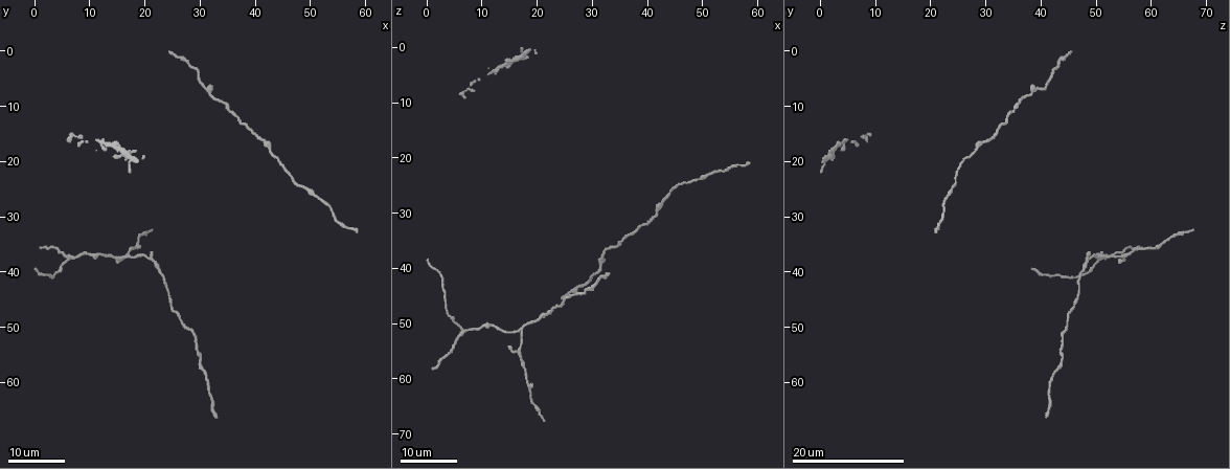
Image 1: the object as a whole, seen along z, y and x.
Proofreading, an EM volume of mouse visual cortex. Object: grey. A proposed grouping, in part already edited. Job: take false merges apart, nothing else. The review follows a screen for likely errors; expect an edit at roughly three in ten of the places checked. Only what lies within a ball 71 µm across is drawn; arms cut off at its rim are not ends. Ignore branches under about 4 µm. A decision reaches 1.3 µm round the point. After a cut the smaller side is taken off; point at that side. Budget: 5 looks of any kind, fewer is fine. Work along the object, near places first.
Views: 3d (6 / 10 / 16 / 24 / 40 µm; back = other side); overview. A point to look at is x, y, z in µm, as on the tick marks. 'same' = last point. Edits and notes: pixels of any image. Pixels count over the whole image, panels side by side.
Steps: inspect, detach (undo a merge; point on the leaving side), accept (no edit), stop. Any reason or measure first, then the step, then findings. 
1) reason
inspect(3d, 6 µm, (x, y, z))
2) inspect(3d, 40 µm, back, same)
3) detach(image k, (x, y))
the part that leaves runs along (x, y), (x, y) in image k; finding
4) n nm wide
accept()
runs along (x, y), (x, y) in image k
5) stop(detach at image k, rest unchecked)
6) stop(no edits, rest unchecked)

a fork
inspect(3d, 24 µm, (17.5, 37.0, 51.0))

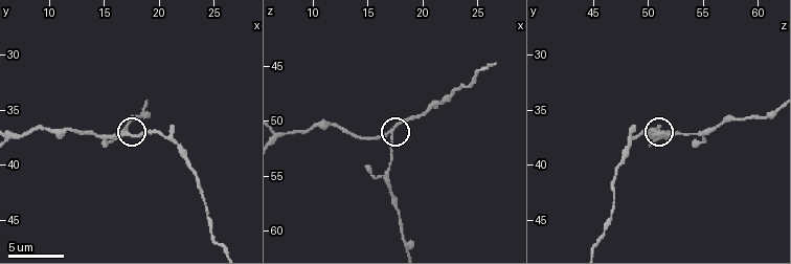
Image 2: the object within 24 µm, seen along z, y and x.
closer look
inspect(3d, 6 µm, (17.0, 37.0, 51.0))

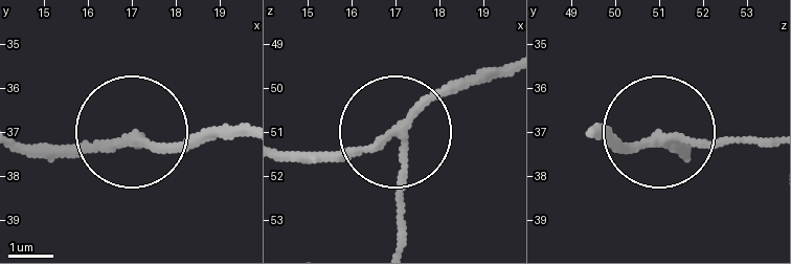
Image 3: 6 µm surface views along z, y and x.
side arm 19 µm; 3 arms
accept()
continuous, no second neuron

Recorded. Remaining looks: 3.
branch point
inspect(3d, 24 µm, (6.5, 37.5, 51.5))

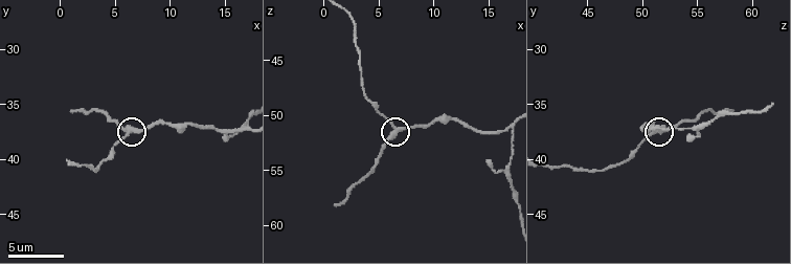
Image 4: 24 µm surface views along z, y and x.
closer look
inspect(3d, 10 µm, (6.4, 37.2, 51.6))

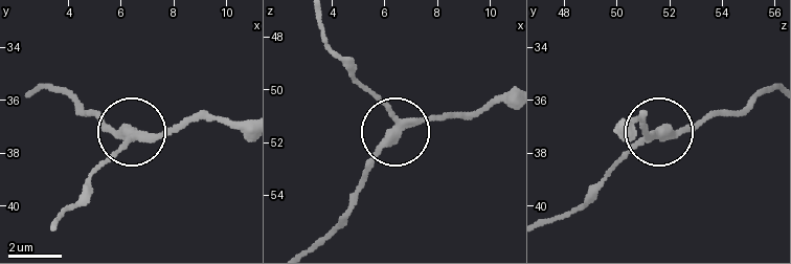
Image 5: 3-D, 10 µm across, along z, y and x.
3 arms
accept()
runs along (243, 119), (188, 119), (135, 133), (117, 133), (96, 119) in image 5; all the same neuron

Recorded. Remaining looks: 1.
stop(no edits, rest unchecked)

